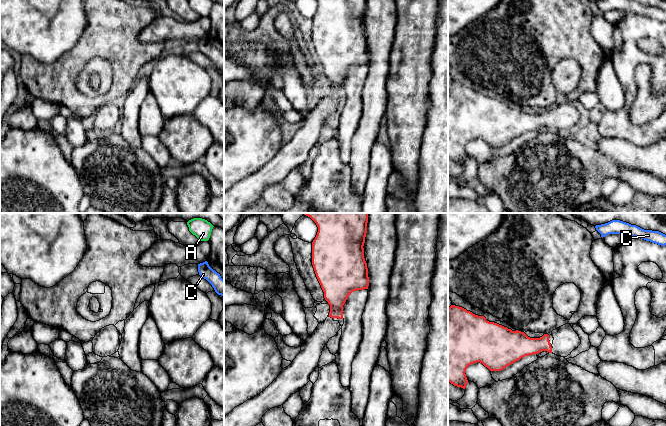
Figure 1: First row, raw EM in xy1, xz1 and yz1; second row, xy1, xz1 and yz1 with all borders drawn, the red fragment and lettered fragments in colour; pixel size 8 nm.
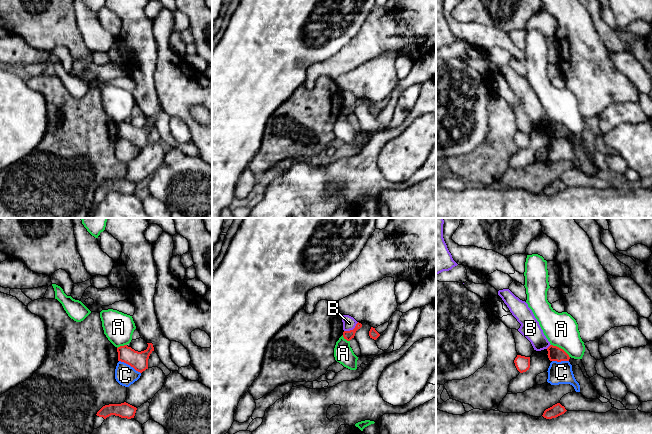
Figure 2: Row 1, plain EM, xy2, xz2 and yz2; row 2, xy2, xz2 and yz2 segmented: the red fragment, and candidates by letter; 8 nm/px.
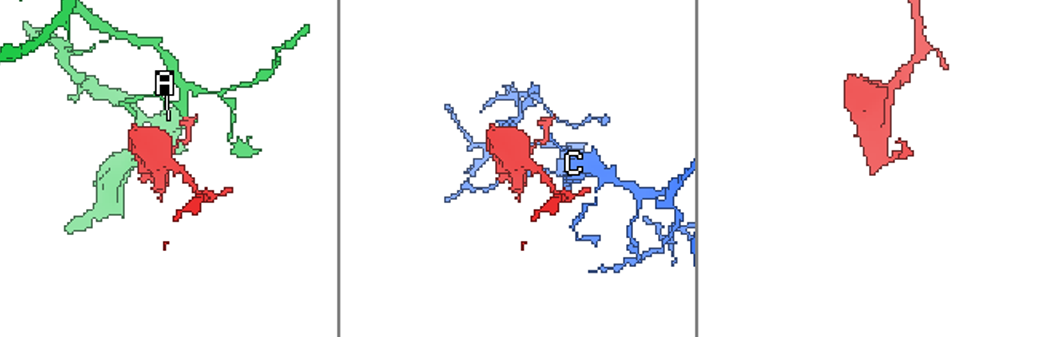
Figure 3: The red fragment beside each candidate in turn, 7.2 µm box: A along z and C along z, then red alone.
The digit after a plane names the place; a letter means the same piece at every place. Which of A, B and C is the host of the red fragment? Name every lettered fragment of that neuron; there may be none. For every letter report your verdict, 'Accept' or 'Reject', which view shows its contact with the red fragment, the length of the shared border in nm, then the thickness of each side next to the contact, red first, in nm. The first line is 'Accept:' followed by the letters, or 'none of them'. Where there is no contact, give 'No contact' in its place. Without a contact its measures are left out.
Accept: none of them
A: Reject. Touches red in yz2. Shared border 190 nm. Thickness 120 nm (red) against 280 nm
B: Reject. Touches red in xz2. Shared border 140 nm. Thickness 80 nm (red) against 110 nm
C: Reject. Touches red in xy2. Shared border 200 nm. Thickness 140 nm (red) against 170 nm

